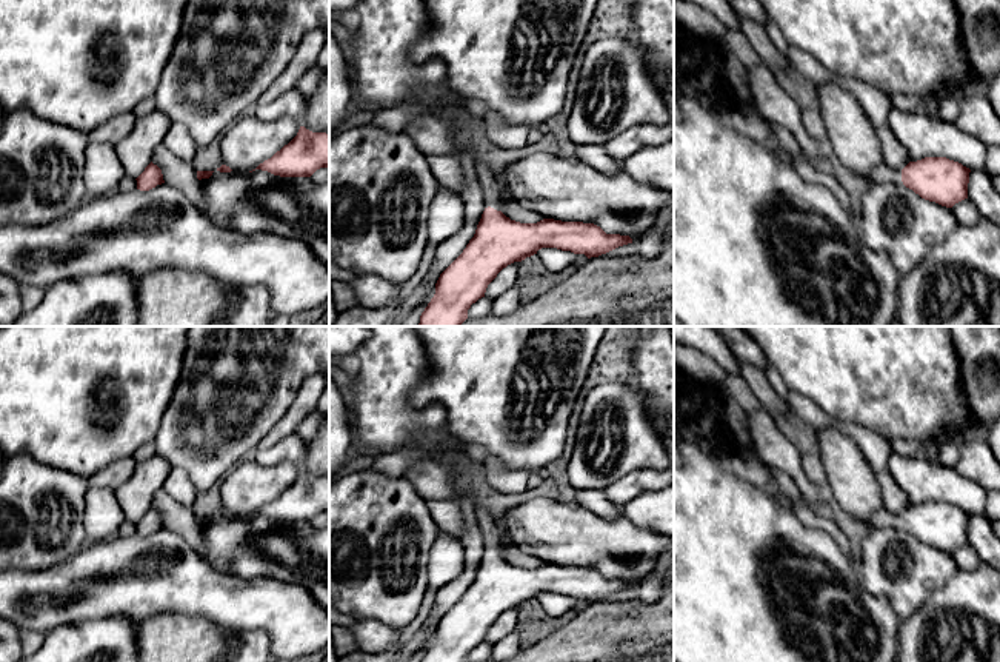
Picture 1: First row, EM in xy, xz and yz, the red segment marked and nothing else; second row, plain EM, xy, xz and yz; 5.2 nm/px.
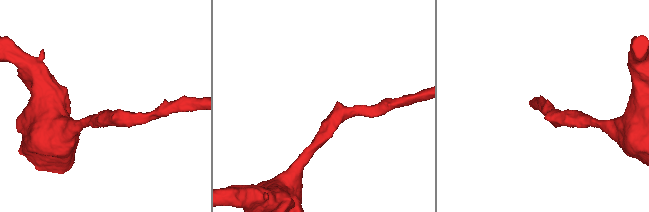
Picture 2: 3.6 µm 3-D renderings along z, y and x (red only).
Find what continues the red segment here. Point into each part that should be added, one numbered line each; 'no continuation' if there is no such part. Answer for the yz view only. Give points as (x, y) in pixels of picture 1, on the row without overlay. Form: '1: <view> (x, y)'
1: yz (882, 518)

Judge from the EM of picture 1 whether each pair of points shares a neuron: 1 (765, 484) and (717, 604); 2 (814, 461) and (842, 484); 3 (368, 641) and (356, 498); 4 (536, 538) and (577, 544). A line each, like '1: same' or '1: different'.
1: different
2: different
3: different
4: same

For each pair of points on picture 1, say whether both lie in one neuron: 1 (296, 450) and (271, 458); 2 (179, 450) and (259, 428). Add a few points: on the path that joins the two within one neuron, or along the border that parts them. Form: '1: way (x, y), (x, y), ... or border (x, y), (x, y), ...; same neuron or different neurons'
1: way (290, 450), (277, 454); same neuron
2: way (199, 459), (225, 459), (239, 447); same neuron

